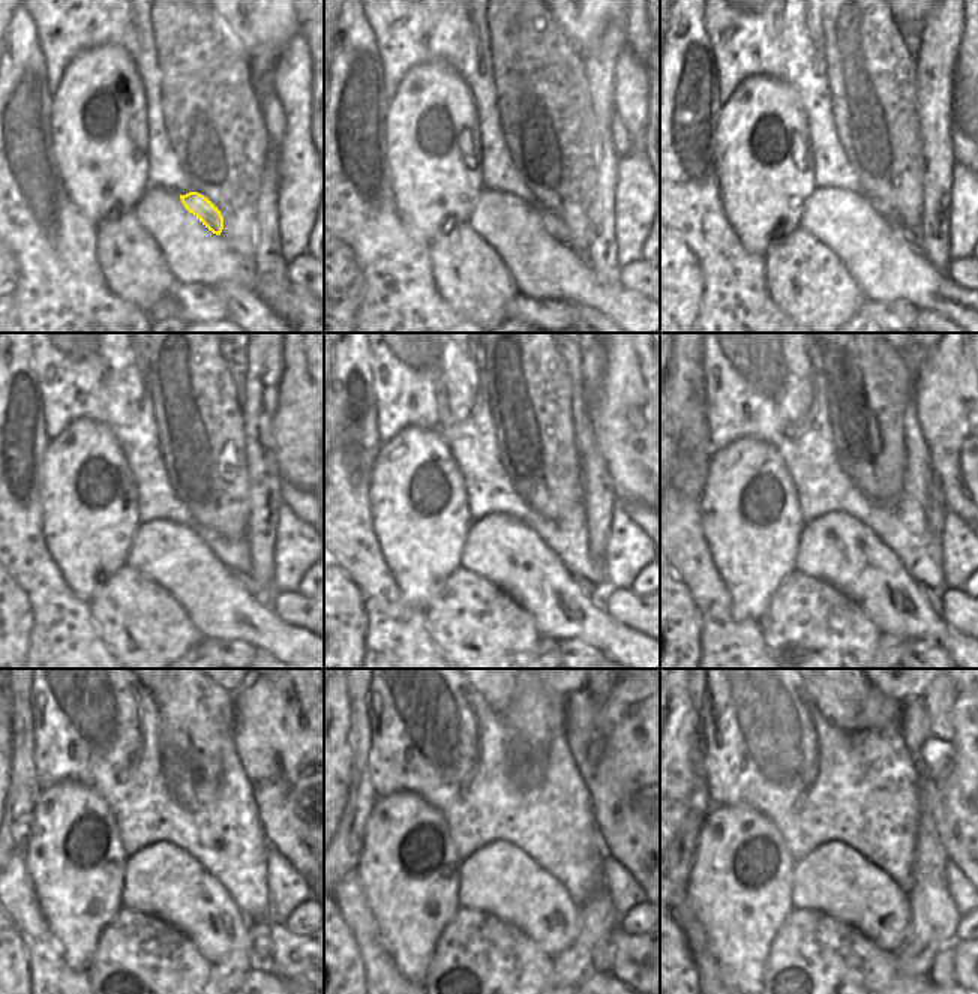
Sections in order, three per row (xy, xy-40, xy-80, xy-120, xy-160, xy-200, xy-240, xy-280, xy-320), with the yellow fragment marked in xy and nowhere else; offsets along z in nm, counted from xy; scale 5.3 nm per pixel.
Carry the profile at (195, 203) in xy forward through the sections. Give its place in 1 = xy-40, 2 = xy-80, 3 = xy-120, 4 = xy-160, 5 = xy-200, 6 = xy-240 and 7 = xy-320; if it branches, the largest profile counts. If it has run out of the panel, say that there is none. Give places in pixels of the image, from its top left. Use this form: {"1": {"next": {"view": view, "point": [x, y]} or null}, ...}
{"1": {"next": {"view": "xy-40", "point": [554, 225]}}, "2": {"next": {"view": "xy-80", "point": [911, 237]}}, "3": {"next": {"view": "xy-120", "point": [260, 594]}}, "4": {"next": {"view": "xy-160", "point": [596, 592]}}, "5": {"next": {"view": "xy-200", "point": [933, 597]}}, "6": {"next": {"view": "xy-240", "point": [260, 931]}}, "7": {"next": {"view": "xy-320", "point": [941, 973]}}}

